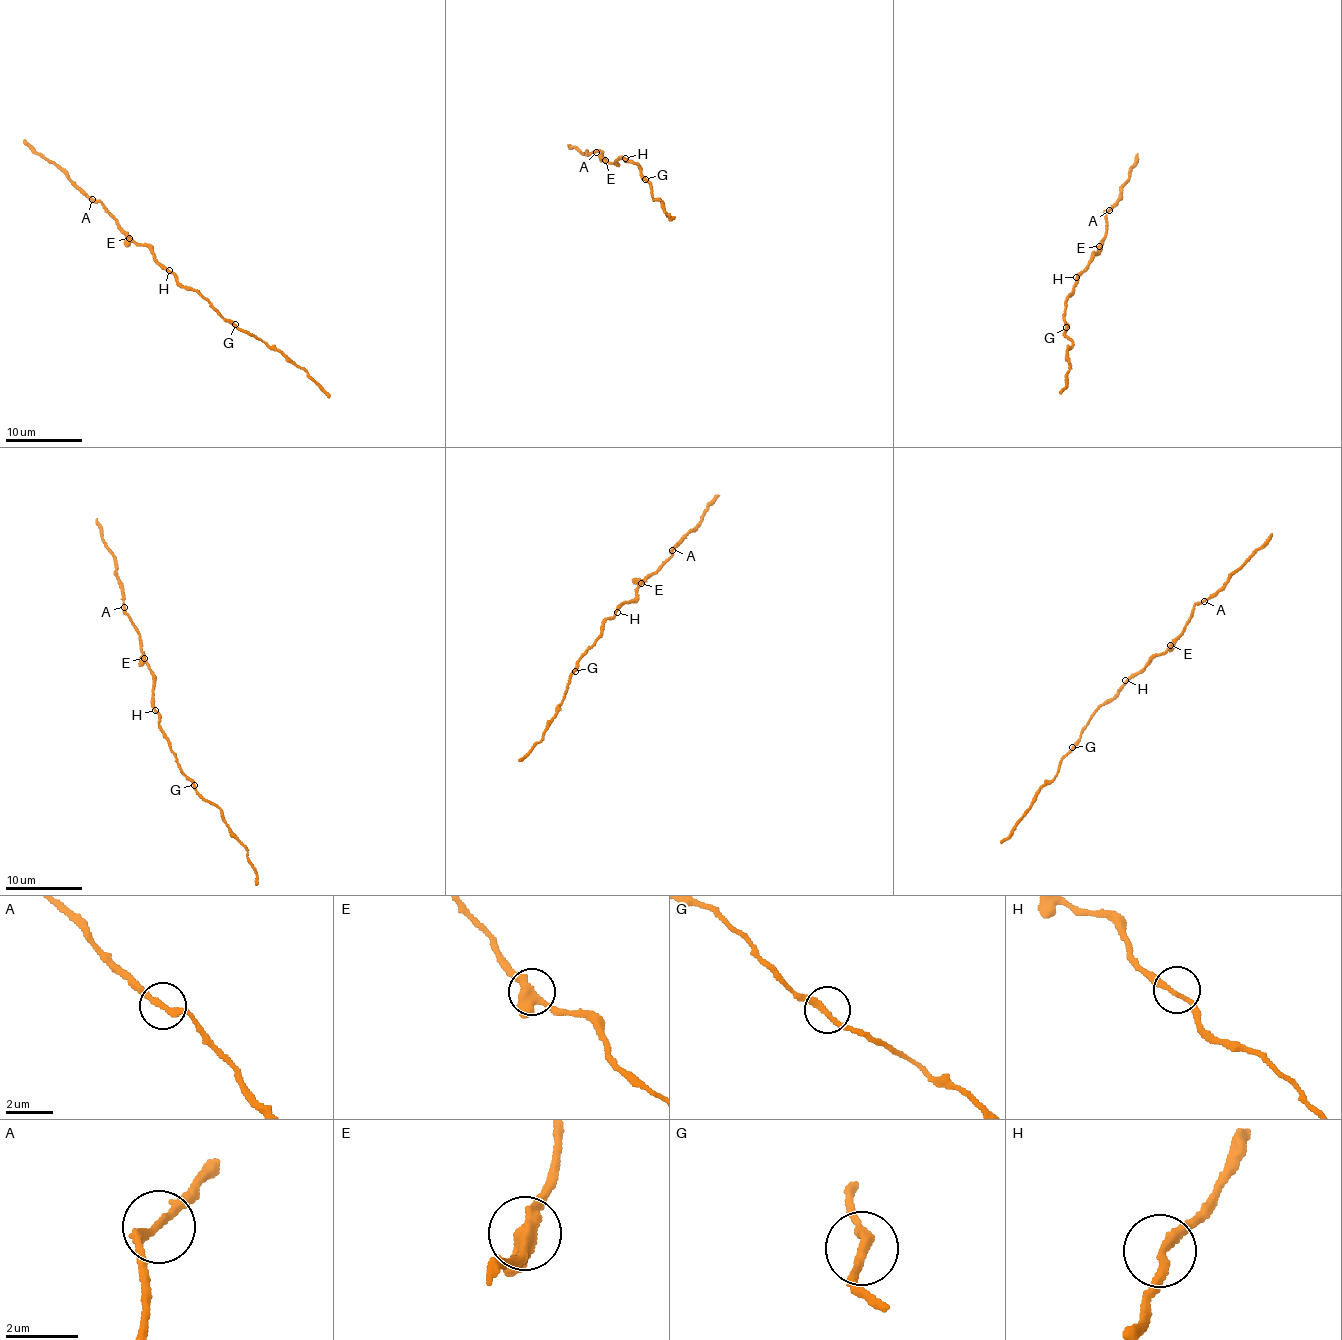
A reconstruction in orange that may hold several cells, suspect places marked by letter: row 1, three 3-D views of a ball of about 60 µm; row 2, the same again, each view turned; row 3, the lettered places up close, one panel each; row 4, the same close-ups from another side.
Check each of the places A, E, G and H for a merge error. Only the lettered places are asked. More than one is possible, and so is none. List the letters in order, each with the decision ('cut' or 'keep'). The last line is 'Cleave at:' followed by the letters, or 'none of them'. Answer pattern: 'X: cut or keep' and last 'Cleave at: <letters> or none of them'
A: keep
E: keep
G: keep
H: keep
Cleave at: none of them

